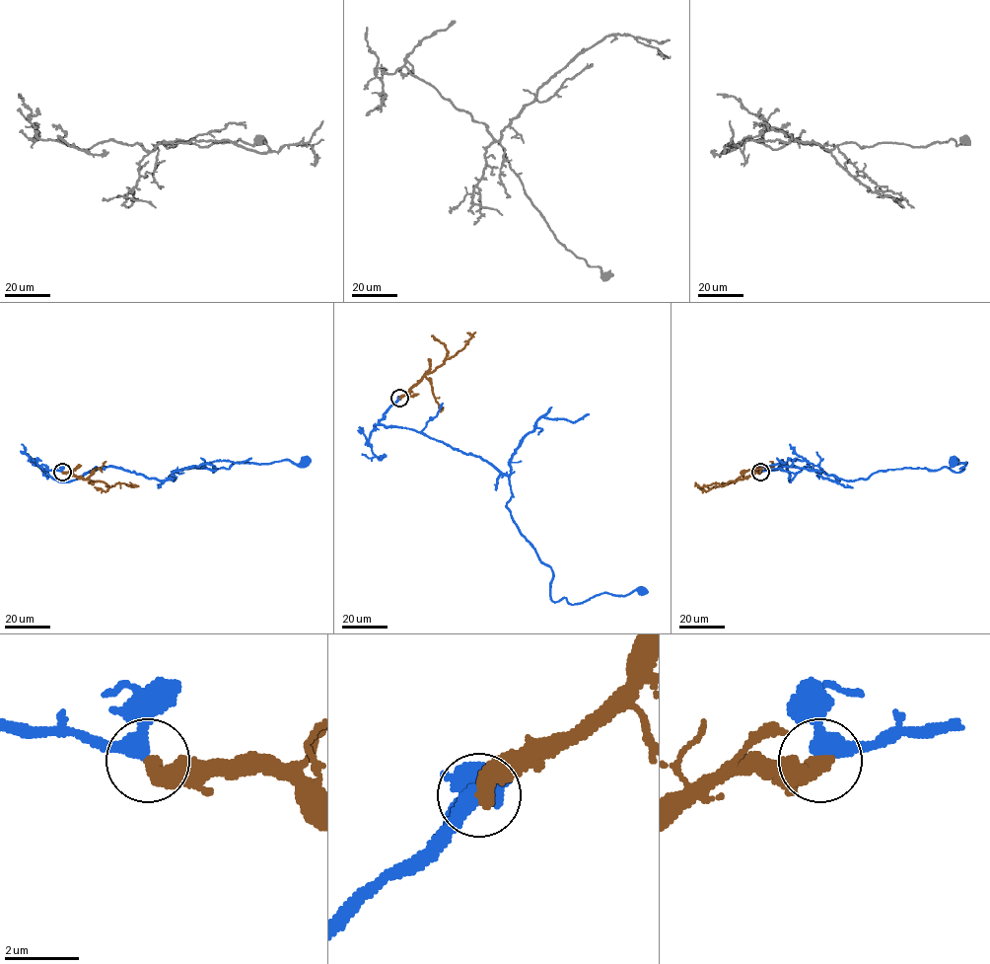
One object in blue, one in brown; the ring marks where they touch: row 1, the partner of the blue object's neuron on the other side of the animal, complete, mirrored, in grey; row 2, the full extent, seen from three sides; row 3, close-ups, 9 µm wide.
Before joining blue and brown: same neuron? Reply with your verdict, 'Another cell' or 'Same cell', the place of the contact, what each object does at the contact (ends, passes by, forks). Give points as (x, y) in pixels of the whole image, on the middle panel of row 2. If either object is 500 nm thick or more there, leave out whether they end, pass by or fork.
Another cell. Place: (399, 398). At the ring blue passes by. At the ring brown ends

